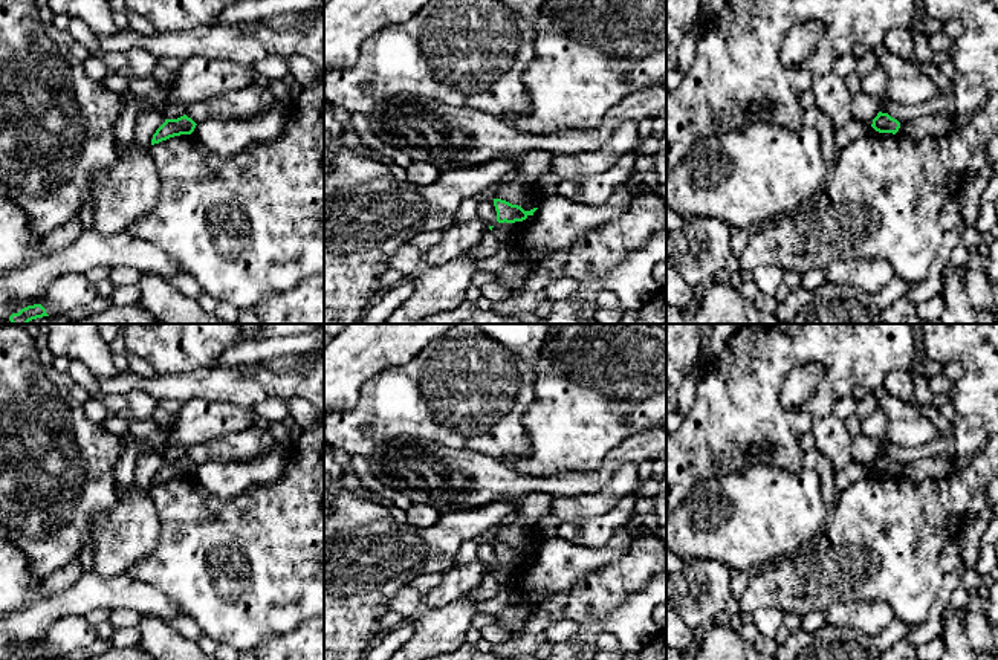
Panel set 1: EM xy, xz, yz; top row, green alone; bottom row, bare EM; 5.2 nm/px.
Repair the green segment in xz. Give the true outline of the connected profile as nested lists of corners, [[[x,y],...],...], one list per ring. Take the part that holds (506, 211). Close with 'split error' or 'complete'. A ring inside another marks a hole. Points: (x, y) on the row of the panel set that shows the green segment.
[[[494,199],[494,206],[497,211],[497,222],[498,223],[523,222],[529,215],[533,215],[533,212],[538,209],[538,208],[533,208],[530,211],[524,211],[521,206],[512,205],[512,203],[501,200],[501,199]]] | complete

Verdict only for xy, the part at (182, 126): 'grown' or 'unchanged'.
unchanged

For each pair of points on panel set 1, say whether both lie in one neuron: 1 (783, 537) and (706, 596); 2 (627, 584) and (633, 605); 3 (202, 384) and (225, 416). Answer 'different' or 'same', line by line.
1: different
2: different
3: different

